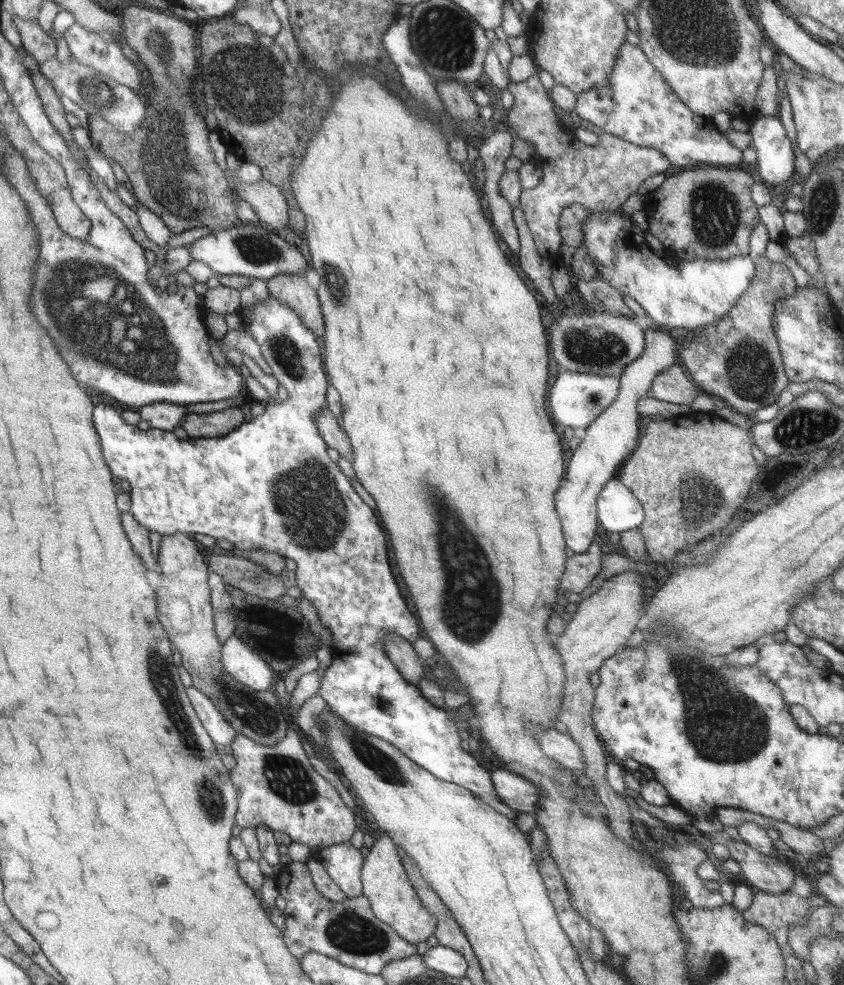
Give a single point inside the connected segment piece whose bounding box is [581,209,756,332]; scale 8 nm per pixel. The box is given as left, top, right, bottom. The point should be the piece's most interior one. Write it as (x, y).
(697, 293)

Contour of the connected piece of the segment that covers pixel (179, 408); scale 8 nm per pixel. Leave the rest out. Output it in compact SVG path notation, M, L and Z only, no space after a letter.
M159 402L146 405L138 410L141 420L146 420L151 428L173 432L181 426L186 414L186 405Z

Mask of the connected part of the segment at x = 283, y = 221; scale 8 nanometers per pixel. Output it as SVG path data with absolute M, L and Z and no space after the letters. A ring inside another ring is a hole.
M260 179L254 183L235 183L234 190L256 210L266 228L279 230L289 226L290 206L281 187Z

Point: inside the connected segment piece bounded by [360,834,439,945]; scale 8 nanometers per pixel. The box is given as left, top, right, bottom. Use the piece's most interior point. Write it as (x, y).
(394, 900)

